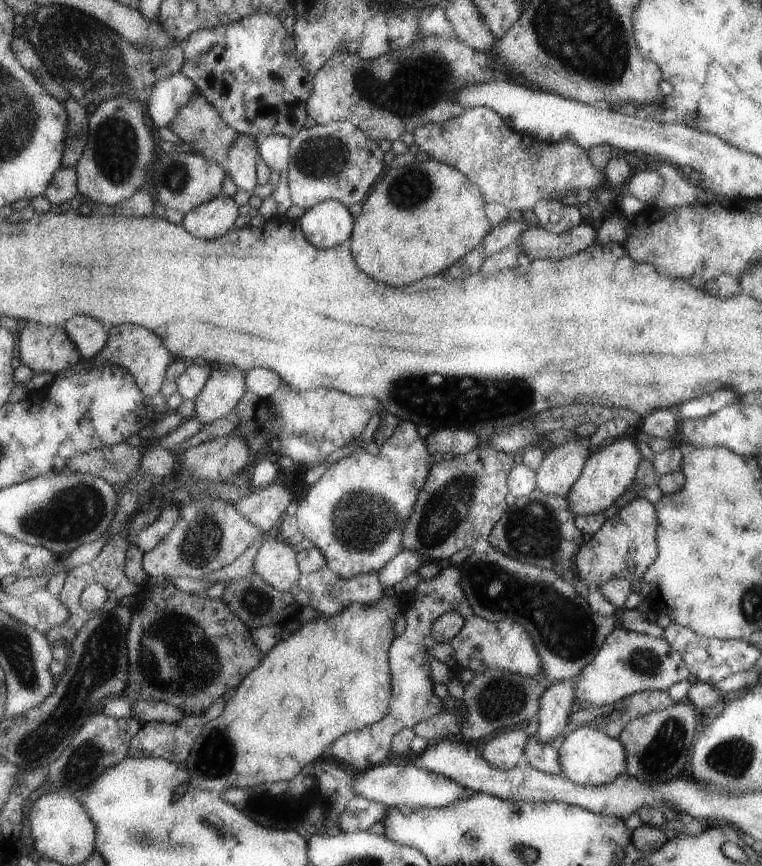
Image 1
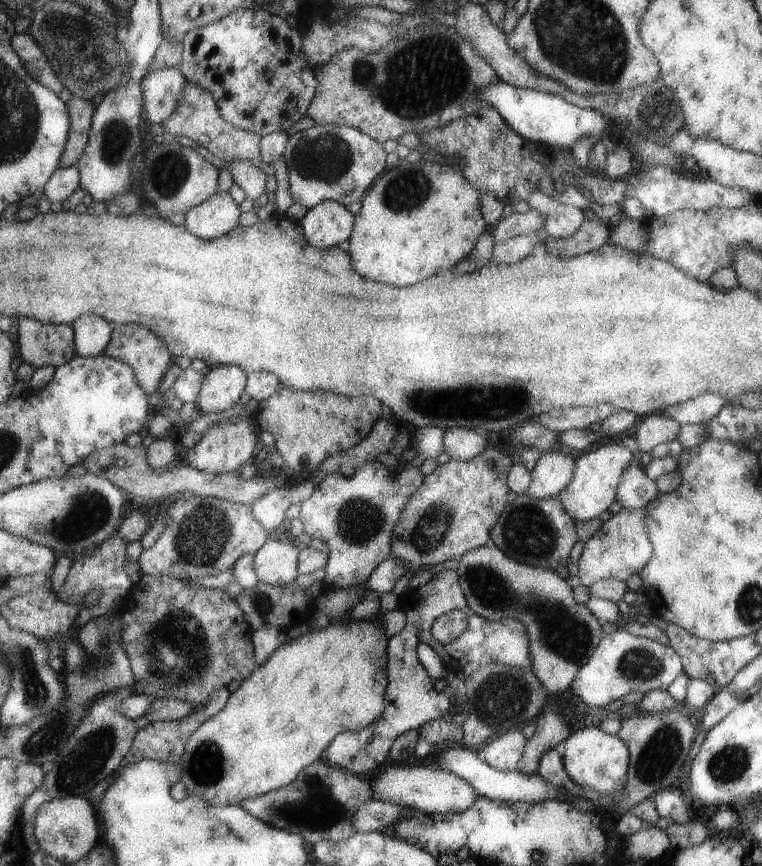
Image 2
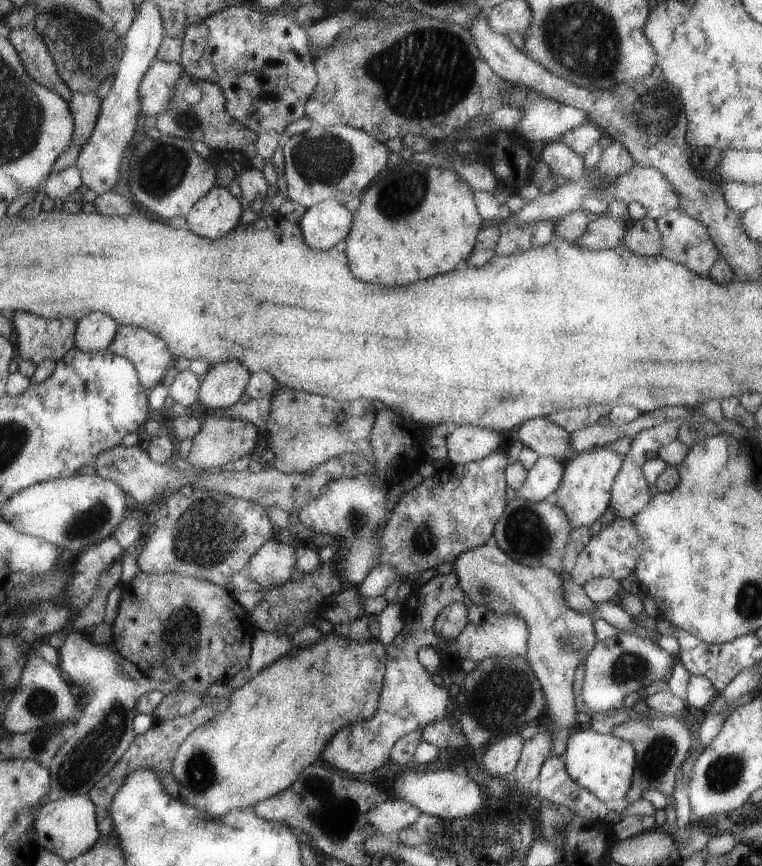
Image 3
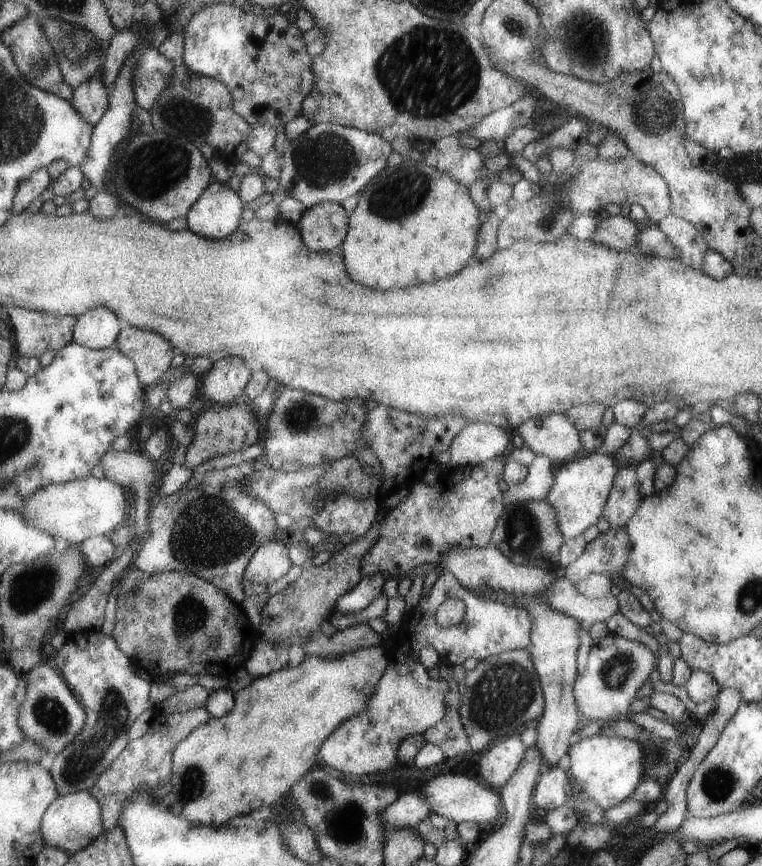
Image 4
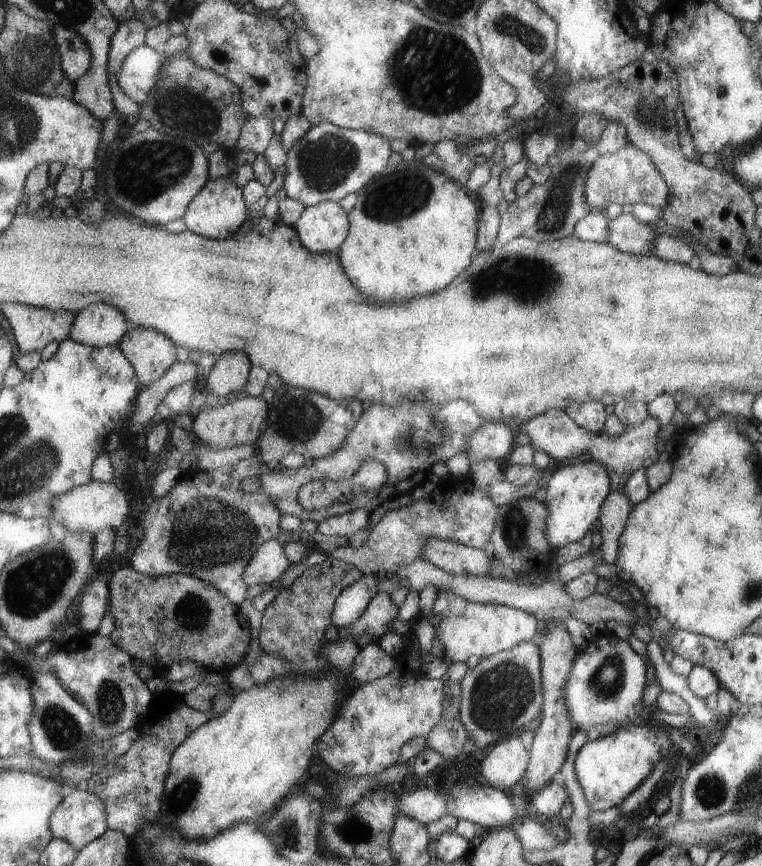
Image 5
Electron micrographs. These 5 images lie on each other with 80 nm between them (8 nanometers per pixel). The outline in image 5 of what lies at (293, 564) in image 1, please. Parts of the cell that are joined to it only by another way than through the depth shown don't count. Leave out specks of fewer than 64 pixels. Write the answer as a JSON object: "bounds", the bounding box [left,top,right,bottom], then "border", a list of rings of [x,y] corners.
{"bounds":[244,539,291,586],"border":[[[271,539],[249,561],[244,572],[244,581],[248,586],[273,584],[275,580],[280,580],[291,565],[285,546],[276,539]]]}

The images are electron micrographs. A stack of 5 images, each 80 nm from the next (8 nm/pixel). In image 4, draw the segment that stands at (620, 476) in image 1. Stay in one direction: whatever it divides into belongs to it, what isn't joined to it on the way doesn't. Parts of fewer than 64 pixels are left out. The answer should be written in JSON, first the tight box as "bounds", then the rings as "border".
{"bounds":[545,451,621,540],"border":[[[604,451],[575,458],[562,465],[556,474],[554,487],[545,499],[555,507],[557,522],[566,540],[580,535],[601,520],[620,469],[621,464]]]}

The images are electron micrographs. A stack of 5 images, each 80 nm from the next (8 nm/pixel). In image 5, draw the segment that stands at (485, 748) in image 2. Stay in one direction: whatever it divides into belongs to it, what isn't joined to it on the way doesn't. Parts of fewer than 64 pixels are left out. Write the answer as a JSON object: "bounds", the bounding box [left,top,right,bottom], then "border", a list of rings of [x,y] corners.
{"bounds":[481,735,530,792],"border":[[[513,735],[485,751],[485,757],[481,761],[481,774],[485,783],[509,792],[523,781],[530,758],[530,750],[523,746],[519,735]]]}

